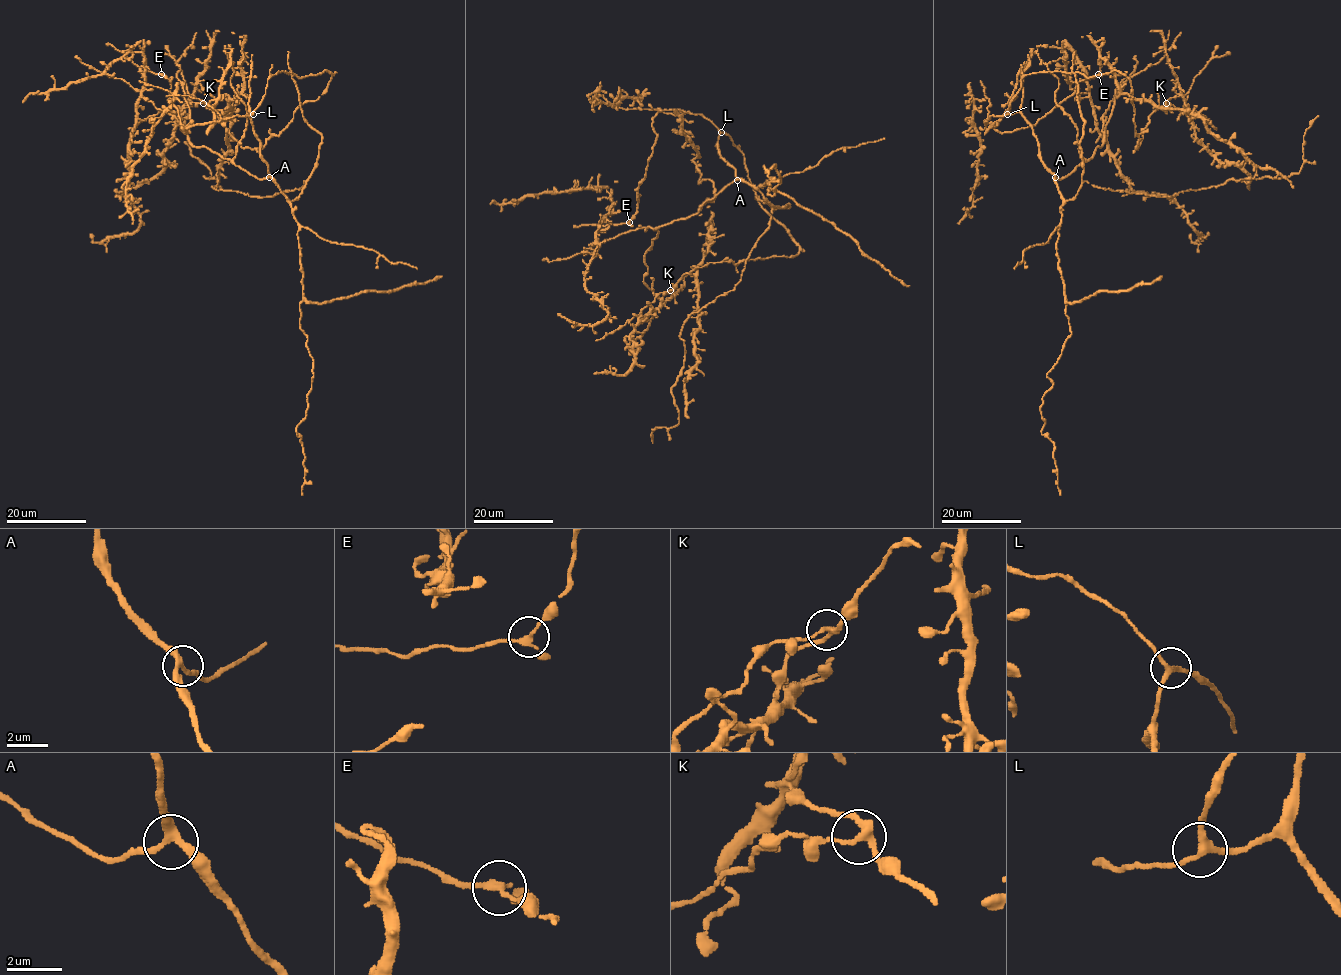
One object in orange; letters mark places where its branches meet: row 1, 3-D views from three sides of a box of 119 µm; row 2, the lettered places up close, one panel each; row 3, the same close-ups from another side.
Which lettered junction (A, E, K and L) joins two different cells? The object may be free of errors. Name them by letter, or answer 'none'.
K

